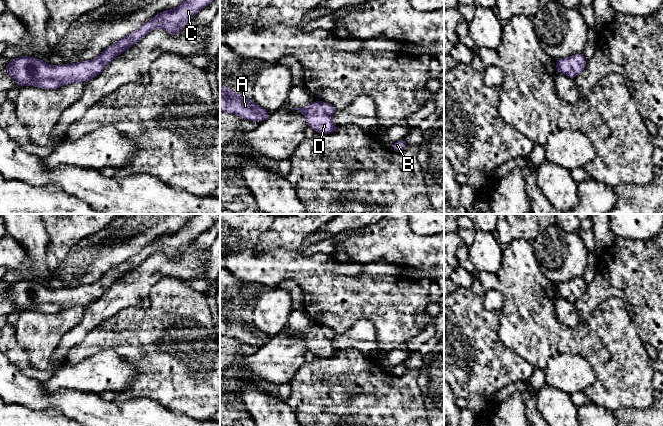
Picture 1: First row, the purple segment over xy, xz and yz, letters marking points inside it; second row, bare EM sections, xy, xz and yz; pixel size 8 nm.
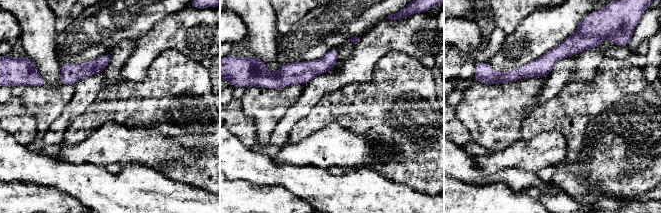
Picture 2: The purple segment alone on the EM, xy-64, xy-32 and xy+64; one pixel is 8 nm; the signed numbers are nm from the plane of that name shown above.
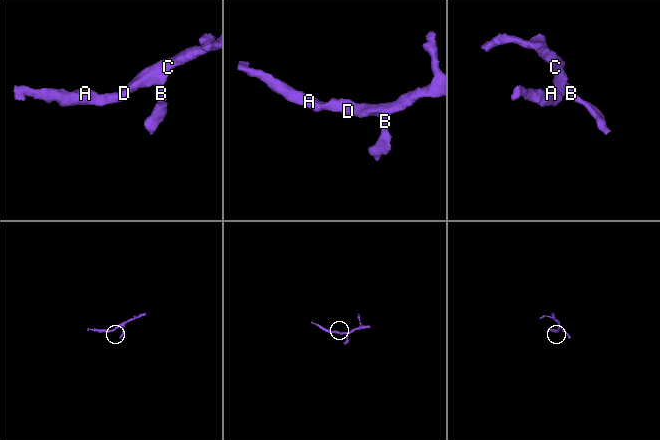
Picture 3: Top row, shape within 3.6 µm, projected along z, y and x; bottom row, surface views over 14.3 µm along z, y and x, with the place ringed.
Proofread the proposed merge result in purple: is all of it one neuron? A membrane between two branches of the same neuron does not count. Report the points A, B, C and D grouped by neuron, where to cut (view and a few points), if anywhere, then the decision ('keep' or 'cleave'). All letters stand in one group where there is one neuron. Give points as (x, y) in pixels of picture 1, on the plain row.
A B C D | no cut | keep

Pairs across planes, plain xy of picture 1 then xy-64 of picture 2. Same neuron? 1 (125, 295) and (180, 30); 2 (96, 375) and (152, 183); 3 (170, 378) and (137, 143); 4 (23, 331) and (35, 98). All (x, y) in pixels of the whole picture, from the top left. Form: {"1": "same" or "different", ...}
{"1": "same", "2": "different", "3": "different", "4": "same"}

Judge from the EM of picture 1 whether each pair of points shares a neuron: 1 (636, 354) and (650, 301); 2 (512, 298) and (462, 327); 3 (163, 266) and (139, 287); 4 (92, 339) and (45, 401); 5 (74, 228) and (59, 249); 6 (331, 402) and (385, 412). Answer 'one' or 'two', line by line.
1: two
2: two
3: one
4: two
5: one
6: one

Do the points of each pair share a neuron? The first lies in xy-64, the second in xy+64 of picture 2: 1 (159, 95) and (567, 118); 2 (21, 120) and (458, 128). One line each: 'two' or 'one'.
1: one
2: one

